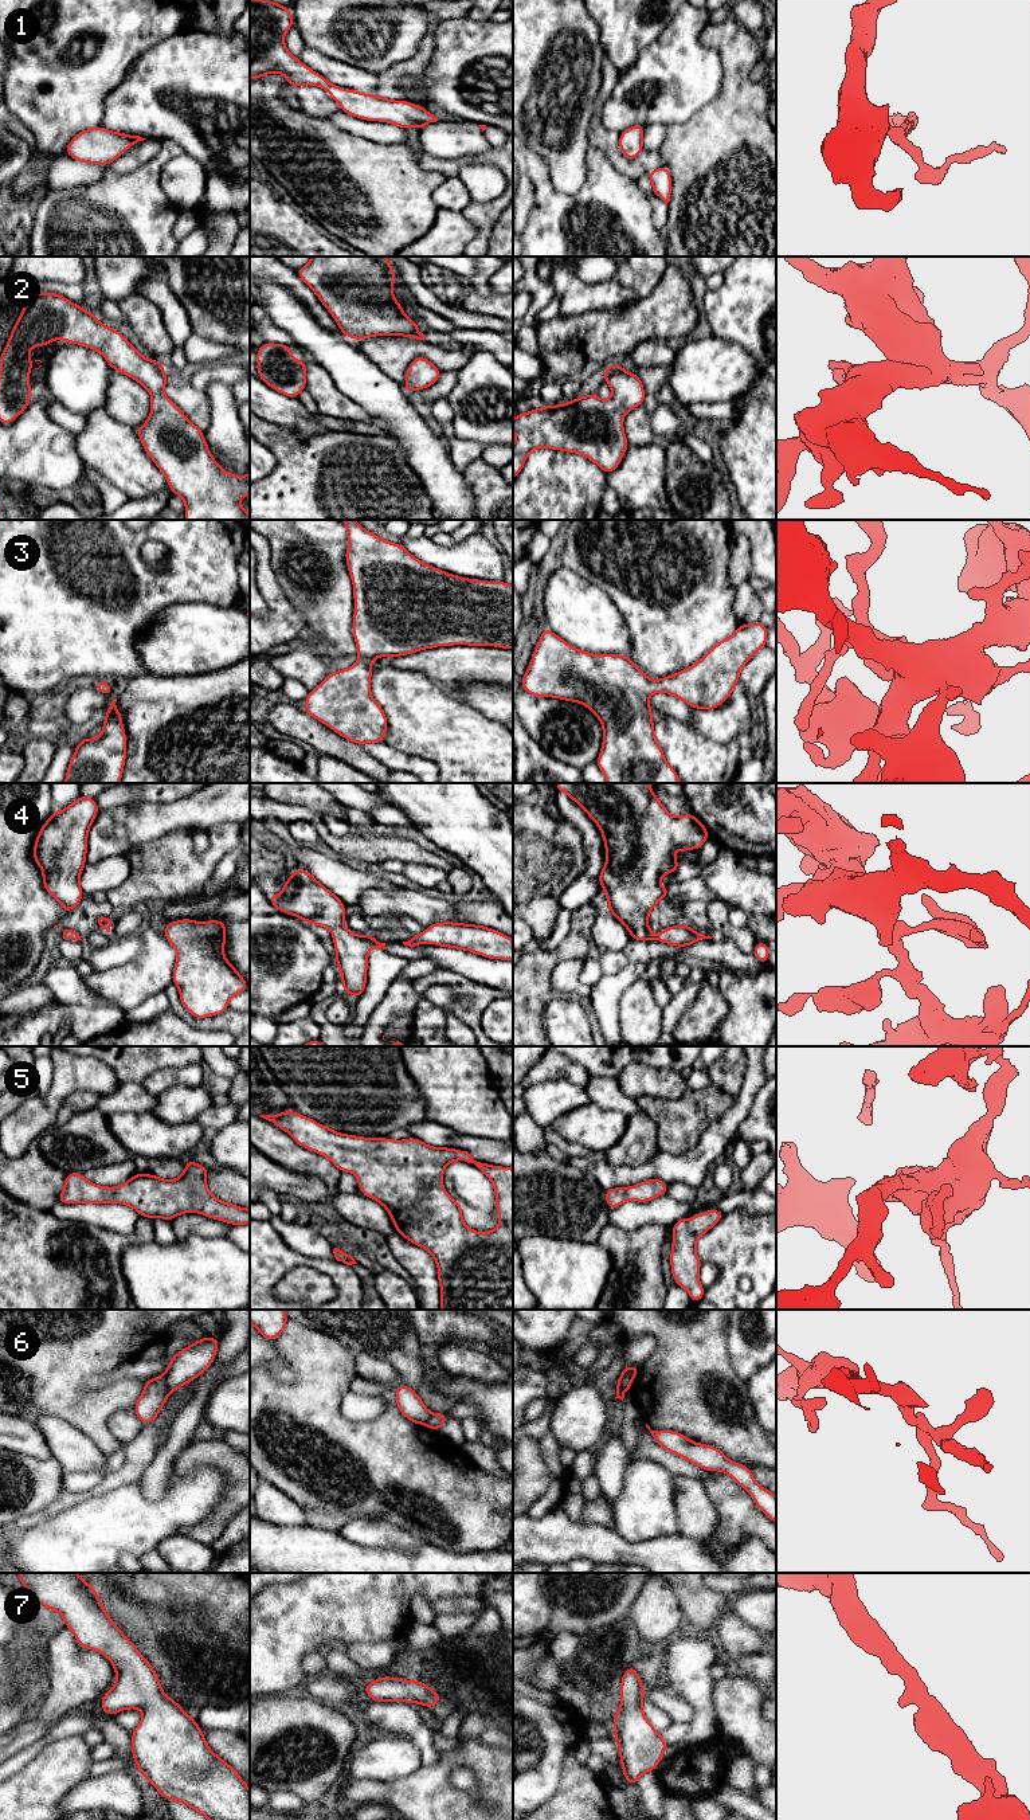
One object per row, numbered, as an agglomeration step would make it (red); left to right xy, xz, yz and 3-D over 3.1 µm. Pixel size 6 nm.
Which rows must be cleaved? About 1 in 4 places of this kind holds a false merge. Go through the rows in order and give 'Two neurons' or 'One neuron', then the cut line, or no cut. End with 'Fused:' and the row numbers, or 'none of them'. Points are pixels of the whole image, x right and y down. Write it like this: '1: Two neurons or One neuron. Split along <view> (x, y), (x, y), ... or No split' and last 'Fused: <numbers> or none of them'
1: One neuron. No split
2: One neuron. No split
3: One neuron. No split
4: One neuron. No split
5: One neuron. No split
6: Two neurons. Split along xy (163, 1376), (165, 1388), (169, 1392)
7: One neuron. No split
Fused: 6

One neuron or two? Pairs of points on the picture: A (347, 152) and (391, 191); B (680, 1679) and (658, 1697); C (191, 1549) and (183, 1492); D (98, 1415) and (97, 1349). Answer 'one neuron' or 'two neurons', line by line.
A: one neuron
B: two neurons
C: two neurons
D: one neuron

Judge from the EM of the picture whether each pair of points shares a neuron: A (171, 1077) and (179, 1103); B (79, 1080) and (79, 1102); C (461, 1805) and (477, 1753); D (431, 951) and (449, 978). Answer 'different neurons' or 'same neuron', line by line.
A: different neurons
B: different neurons
C: same neuron
D: different neurons

